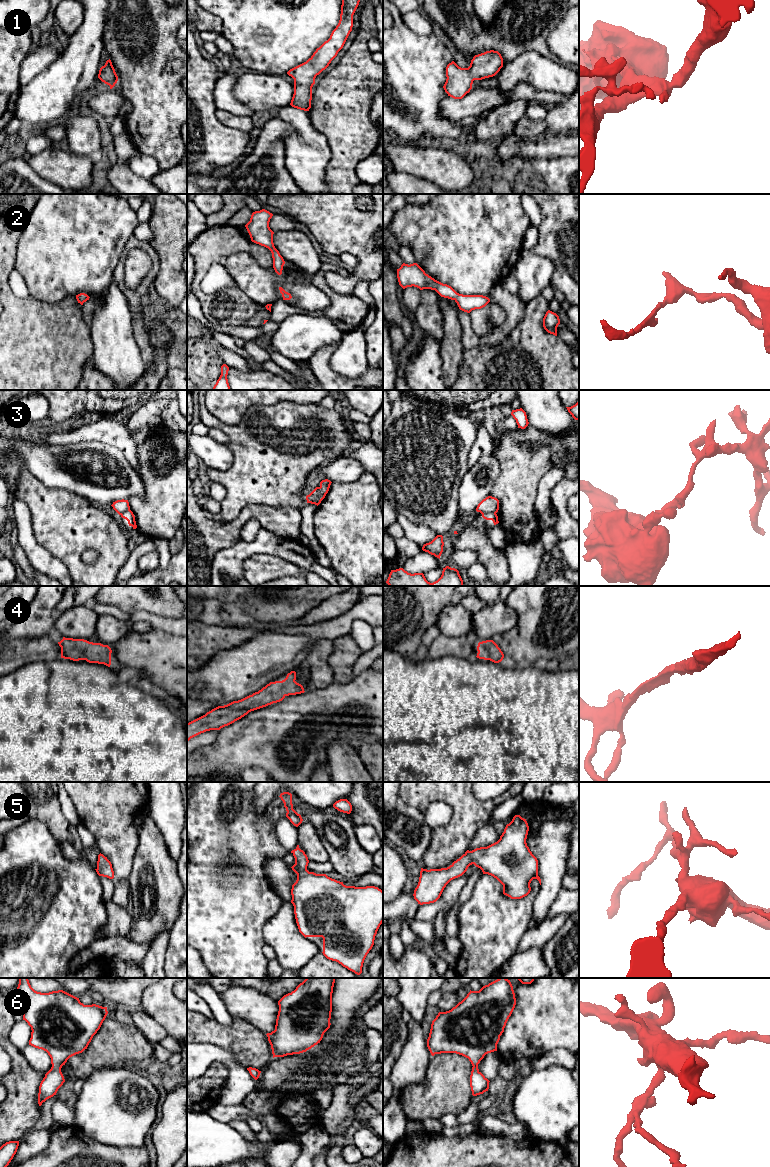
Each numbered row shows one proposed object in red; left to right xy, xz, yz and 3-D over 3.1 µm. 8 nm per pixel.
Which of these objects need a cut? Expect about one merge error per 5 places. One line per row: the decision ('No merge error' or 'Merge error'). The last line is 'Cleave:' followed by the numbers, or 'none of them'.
1: No merge error
2: No merge error
3: Merge error
4: No merge error
5: No merge error
6: No merge error
Cleave: 3

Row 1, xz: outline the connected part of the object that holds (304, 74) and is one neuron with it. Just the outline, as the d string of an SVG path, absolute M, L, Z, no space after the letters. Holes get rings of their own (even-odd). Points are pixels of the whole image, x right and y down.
M342 0L340 20L336 28L332 31L330 38L325 41L313 55L304 63L290 69L287 74L294 79L294 94L290 105L294 108L309 111L312 100L312 87L315 84L315 78L325 70L331 61L337 56L343 48L353 27L353 15L359 5L360 0Z

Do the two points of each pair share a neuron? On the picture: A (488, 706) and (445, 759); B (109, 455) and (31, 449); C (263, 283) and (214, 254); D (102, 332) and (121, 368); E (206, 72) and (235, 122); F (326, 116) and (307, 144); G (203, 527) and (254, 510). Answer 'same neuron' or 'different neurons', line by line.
A: same neuron
B: same neuron
C: different neurons
D: same neuron
E: different neurons
F: different neurons
G: same neuron

